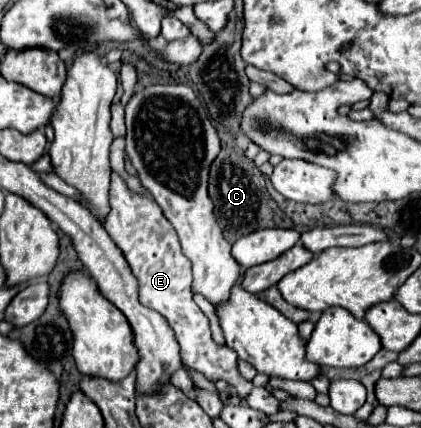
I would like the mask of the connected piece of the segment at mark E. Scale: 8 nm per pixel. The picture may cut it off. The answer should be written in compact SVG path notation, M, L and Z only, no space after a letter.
M119 174L111 176L109 190L109 206L111 212L105 220L105 230L115 240L115 244L123 250L135 278L139 280L139 300L143 306L157 310L175 332L175 338L181 346L181 360L191 370L203 374L207 380L217 382L225 380L237 388L241 402L249 396L253 389L252 381L245 380L235 368L235 354L227 346L219 346L211 338L209 322L199 306L193 302L191 294L191 266L183 256L177 232L163 216L161 208L151 200L139 194L133 194Z

